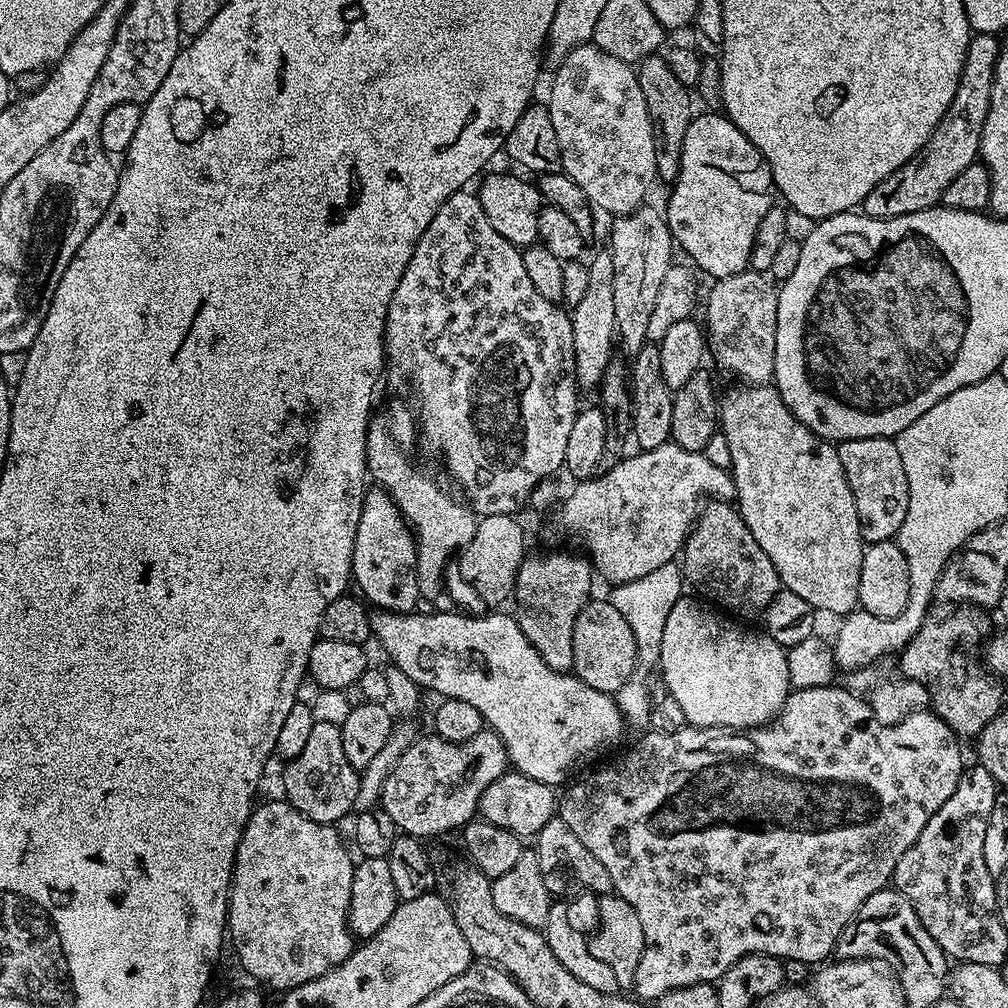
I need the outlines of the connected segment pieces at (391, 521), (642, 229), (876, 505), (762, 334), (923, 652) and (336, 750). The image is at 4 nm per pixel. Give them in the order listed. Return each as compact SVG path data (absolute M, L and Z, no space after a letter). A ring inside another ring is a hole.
M372 486L365 491L364 508L358 518L358 530L354 538L354 554L352 555L352 580L361 588L363 599L369 605L390 612L411 612L416 601L421 599L416 577L416 537L407 520L400 515L392 495L379 486Z
M641 206L627 216L615 217L612 224L612 245L610 251L614 264L614 318L615 333L619 343L624 346L623 355L631 358L648 340L650 313L654 310L654 301L658 290L662 290L662 278L666 270L674 263L674 241L668 221L656 208Z
M875 436L841 440L836 453L842 462L846 482L850 482L850 490L854 494L854 506L858 510L862 538L869 545L892 540L902 526L908 509L906 470L902 470L902 458L898 454L895 439Z
M745 270L715 281L708 294L708 344L718 363L745 385L768 384L775 377L776 311L780 293L767 275Z
M960 606L949 616L944 616L941 620L925 619L924 624L918 630L918 634L899 653L900 668L907 679L921 684L928 692L928 704L931 711L937 716L941 716L950 725L957 737L975 738L979 736L982 729L991 720L997 719L1001 715L1000 703L1004 700L1004 692L980 669L980 664L976 661L976 647L980 643L987 641L990 636L988 632L989 613L985 609L975 606Z
M316 722L314 730L310 730L310 738L302 754L287 761L284 767L283 799L287 800L306 818L319 824L335 825L348 811L353 811L360 785L360 772L346 758L346 750L342 750L342 734L340 726L330 722Z

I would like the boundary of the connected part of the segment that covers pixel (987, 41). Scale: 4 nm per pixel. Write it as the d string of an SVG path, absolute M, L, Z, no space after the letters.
M976 34L969 39L958 90L954 90L954 98L946 114L919 153L908 159L901 168L894 170L894 174L878 182L870 194L866 194L862 205L863 215L889 220L939 205L946 186L950 186L950 182L954 182L954 178L958 178L966 166L977 163L986 114L990 110L990 94L999 53L1000 40L995 35Z

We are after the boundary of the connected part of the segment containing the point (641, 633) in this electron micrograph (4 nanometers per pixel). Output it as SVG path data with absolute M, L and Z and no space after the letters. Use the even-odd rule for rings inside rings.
M673 562L666 566L658 566L650 574L642 578L634 578L634 582L615 585L611 589L610 599L614 610L626 618L631 633L634 634L636 643L636 662L639 671L648 672L657 667L660 663L660 651L662 650L662 630L666 630L666 618L670 610L674 610L674 602L682 598L680 592L686 588L686 581L682 575L682 568L679 563Z

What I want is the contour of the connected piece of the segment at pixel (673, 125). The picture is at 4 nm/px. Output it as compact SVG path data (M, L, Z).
M653 54L639 61L635 69L638 86L642 86L642 98L646 98L646 110L650 114L652 133L654 134L654 162L656 175L662 181L675 181L682 158L682 142L686 142L686 130L690 130L690 122L694 115L692 109L693 93L689 85L674 78L667 59L663 55Z

